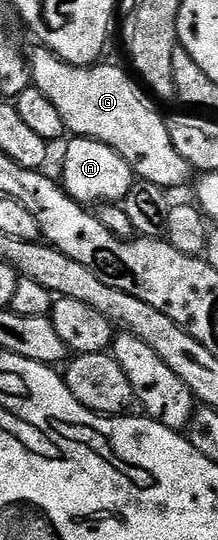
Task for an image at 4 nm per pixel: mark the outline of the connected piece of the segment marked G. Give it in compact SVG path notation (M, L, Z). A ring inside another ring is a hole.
M45 47L37 48L29 50L28 53L28 68L33 88L44 91L44 95L48 95L50 102L56 106L56 111L60 111L60 119L64 119L67 134L96 139L100 143L112 147L126 160L135 178L158 185L164 190L178 189L192 176L190 164L177 153L176 147L172 147L172 138L168 136L166 117L158 114L138 94L139 82L129 72L126 74L118 65L102 65L103 63L95 63L91 66L69 65L67 61L60 60L52 50Z

